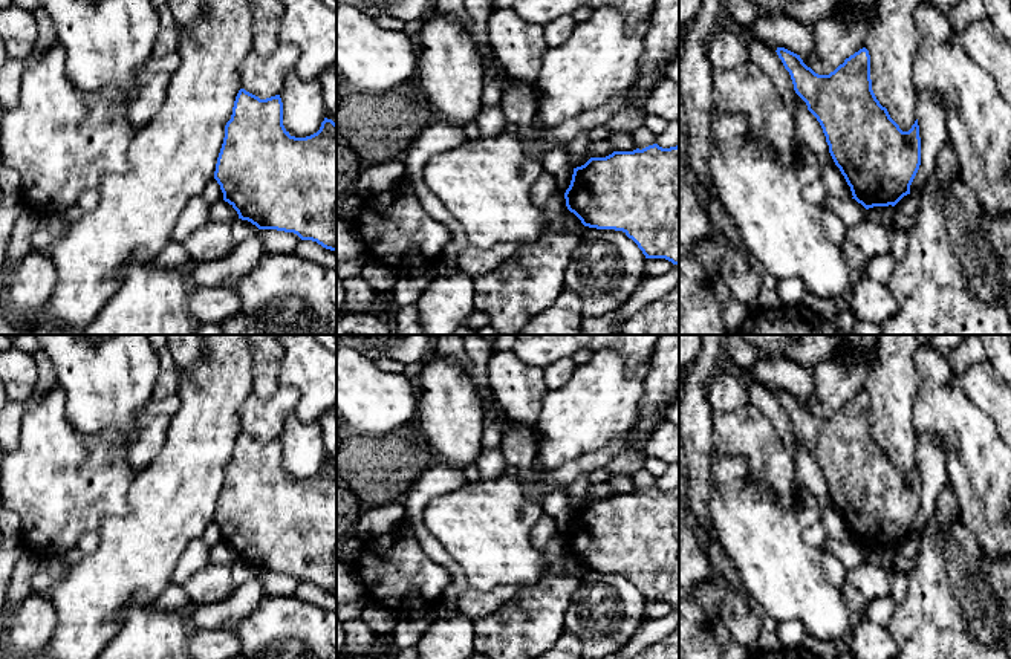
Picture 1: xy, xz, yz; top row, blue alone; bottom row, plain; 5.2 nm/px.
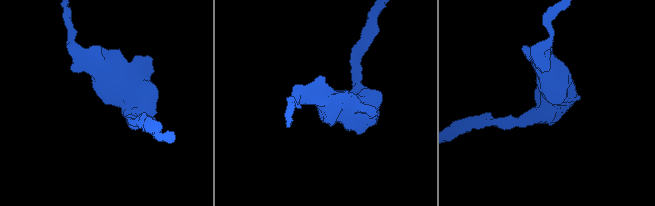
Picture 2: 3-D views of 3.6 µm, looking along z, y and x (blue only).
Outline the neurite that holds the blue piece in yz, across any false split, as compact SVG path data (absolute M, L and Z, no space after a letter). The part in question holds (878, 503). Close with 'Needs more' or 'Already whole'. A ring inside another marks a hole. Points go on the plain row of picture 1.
M777 390L775 394L791 417L795 436L820 465L829 495L850 529L852 541L869 552L895 549L910 537L910 528L921 508L918 462L909 474L902 474L879 446L872 433L869 393L860 391L829 417L815 416L800 398L785 390Z. Already whole

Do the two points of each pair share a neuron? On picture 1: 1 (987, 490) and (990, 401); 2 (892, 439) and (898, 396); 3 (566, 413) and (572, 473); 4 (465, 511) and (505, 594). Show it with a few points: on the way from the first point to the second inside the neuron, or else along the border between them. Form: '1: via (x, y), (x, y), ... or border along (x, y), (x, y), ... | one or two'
1: border along (962, 395), (994, 427) | two
2: via (892, 428), (892, 407) | one
3: border along (603, 447), (537, 476) | two
4: border along (468, 586), (477, 590), (496, 586), (520, 587) | two

